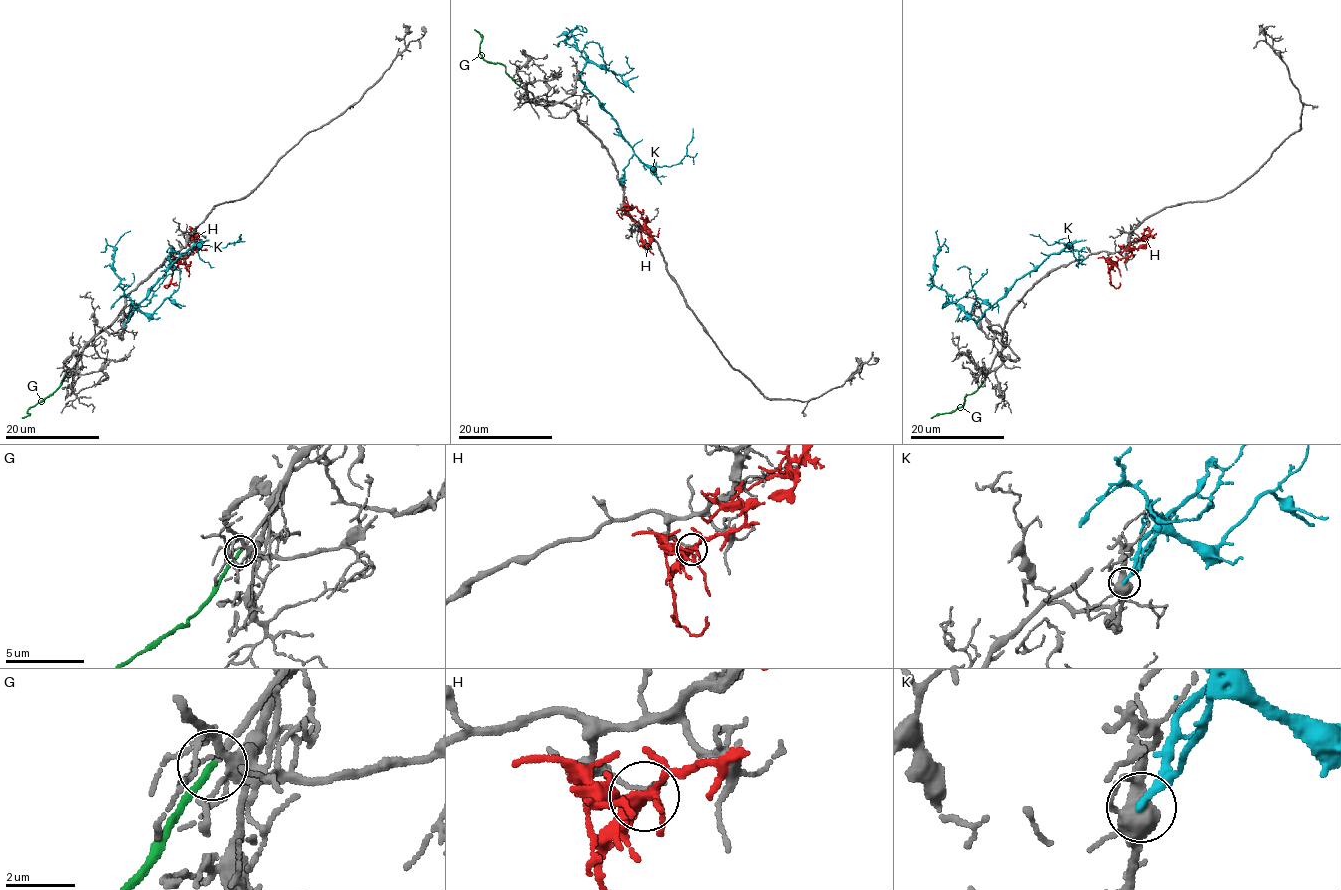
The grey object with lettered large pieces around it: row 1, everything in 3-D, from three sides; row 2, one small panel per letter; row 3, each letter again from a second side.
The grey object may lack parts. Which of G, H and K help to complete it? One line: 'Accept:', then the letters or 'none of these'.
Accept: G

